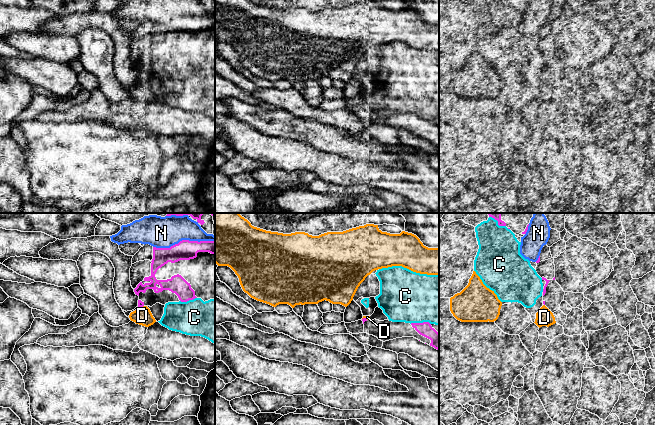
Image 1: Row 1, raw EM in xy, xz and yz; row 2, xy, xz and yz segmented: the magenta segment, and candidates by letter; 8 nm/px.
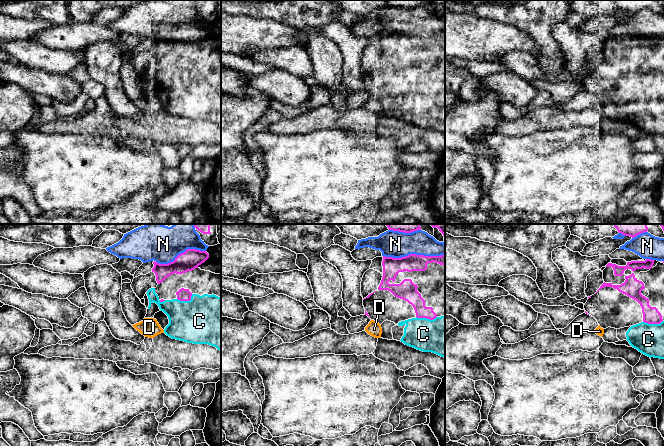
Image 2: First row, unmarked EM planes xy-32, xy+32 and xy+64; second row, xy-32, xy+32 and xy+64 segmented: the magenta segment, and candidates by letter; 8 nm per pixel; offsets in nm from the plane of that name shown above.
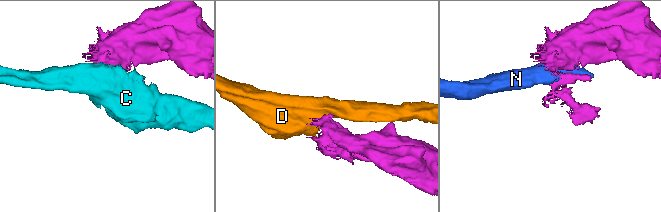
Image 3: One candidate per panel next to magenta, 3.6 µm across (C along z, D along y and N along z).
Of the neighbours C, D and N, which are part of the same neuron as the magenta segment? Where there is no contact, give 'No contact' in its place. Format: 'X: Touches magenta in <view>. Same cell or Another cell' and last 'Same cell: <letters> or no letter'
C: Touches magenta in xz. Another cell
D: Touches magenta in xy. Another cell
N: Touches magenta in xy. Another cell
Same cell: no letter

